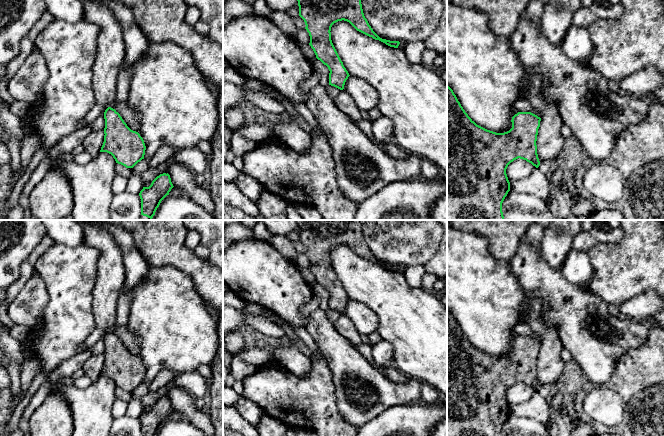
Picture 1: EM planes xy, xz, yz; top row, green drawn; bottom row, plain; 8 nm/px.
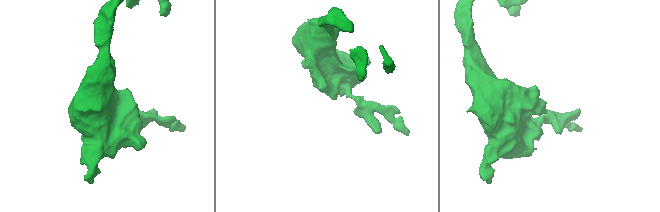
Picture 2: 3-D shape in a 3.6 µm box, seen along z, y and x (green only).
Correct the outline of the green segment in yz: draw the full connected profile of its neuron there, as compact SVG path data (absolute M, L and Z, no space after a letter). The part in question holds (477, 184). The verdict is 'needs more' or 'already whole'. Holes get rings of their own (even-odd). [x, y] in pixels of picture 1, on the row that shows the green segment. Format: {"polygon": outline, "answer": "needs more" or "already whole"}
{"polygon": "M447 85L447 220L504 220L502 212L502 203L510 191L510 182L508 180L506 169L514 160L520 158L531 163L536 168L540 161L537 154L537 135L540 127L541 118L531 112L518 112L512 117L512 128L504 133L496 133L477 125L465 112L458 101L453 90Z", "answer": "already whole"}

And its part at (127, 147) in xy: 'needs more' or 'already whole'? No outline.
already whole

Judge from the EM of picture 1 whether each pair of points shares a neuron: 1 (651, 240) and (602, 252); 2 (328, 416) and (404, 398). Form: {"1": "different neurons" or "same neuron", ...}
{"1": "same neuron", "2": "different neurons"}

